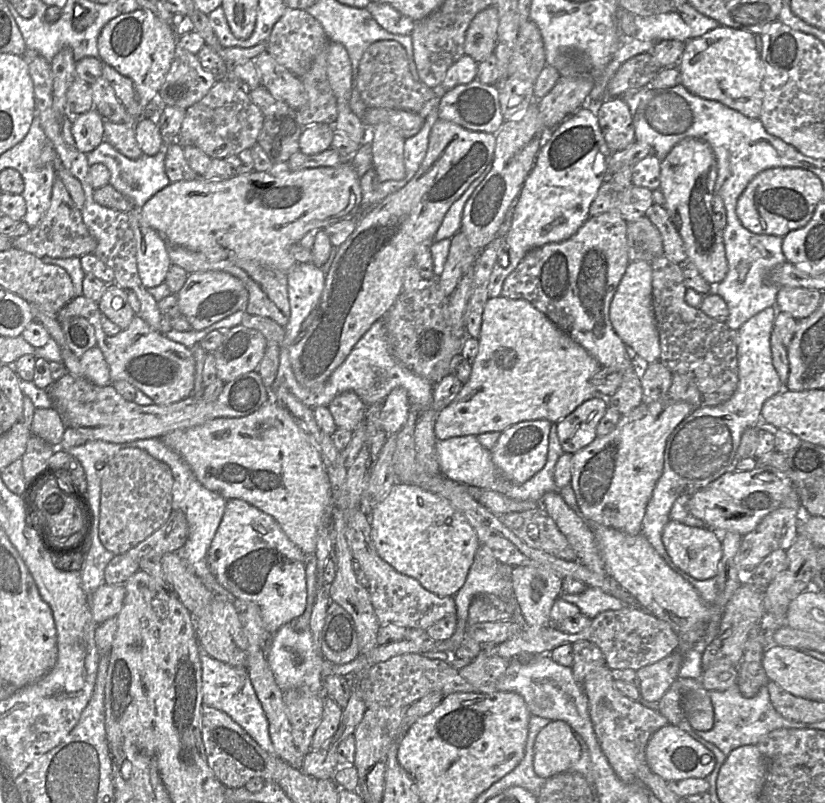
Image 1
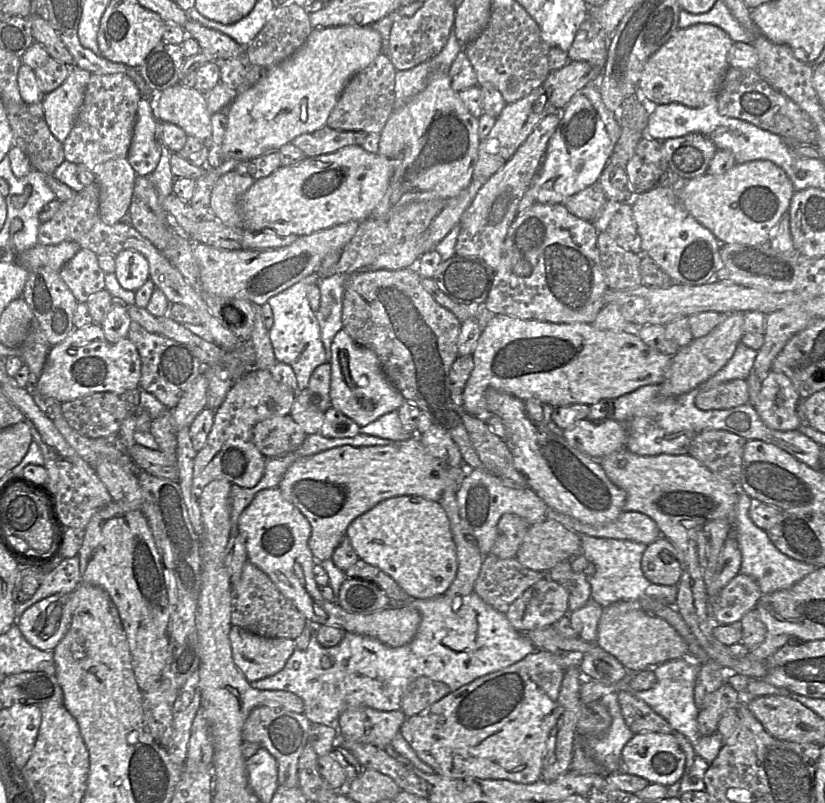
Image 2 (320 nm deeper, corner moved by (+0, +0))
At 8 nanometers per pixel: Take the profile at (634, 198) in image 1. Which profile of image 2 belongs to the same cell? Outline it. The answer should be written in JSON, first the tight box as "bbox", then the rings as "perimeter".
{"bbox":[563,181,608,221],"perimeter":[[[597,181],[582,191],[568,197],[563,205],[576,217],[592,221],[598,216],[607,201],[608,199]]]}

